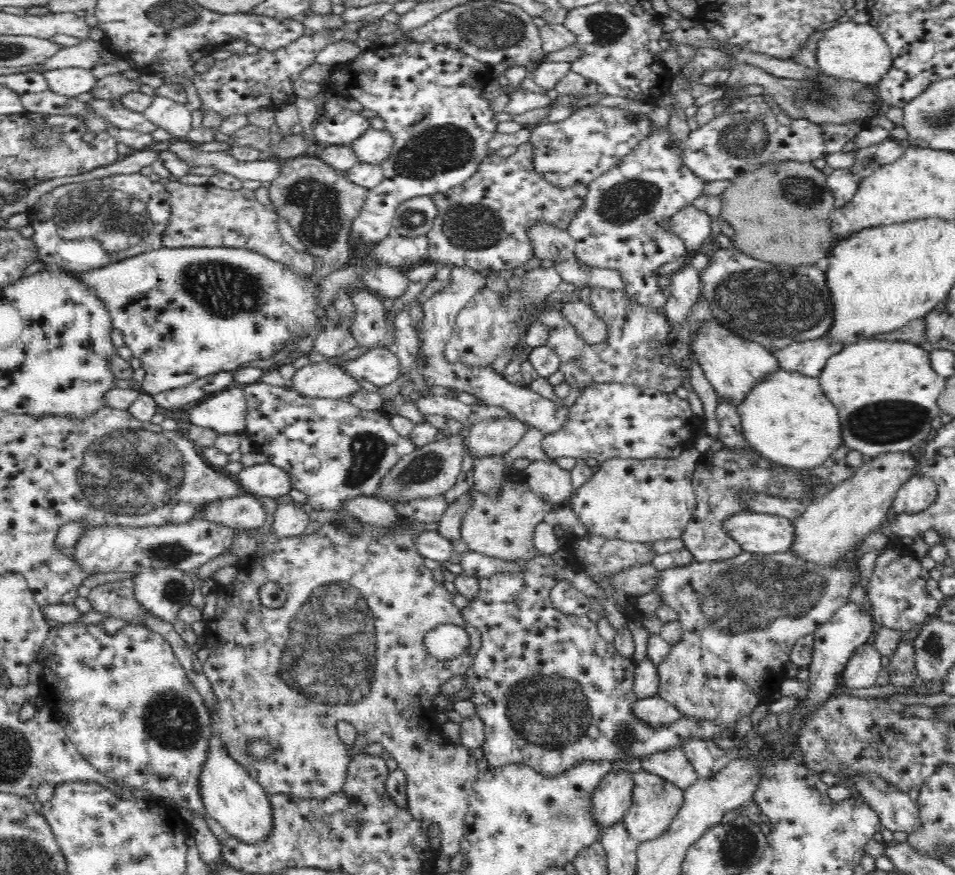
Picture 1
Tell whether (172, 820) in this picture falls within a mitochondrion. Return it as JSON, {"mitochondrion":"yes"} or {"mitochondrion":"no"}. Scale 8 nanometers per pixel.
{"mitochondrion":"no"}

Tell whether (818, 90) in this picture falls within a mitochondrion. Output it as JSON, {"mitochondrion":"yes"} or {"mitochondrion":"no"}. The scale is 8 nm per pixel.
{"mitochondrion":"yes"}

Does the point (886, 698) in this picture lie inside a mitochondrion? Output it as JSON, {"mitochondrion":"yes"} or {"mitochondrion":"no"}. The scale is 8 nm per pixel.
{"mitochondrion":"no"}

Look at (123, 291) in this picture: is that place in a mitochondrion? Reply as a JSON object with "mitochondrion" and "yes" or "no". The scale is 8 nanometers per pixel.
{"mitochondrion":"no"}

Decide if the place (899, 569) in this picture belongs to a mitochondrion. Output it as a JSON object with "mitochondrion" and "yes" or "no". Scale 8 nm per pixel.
{"mitochondrion":"no"}

